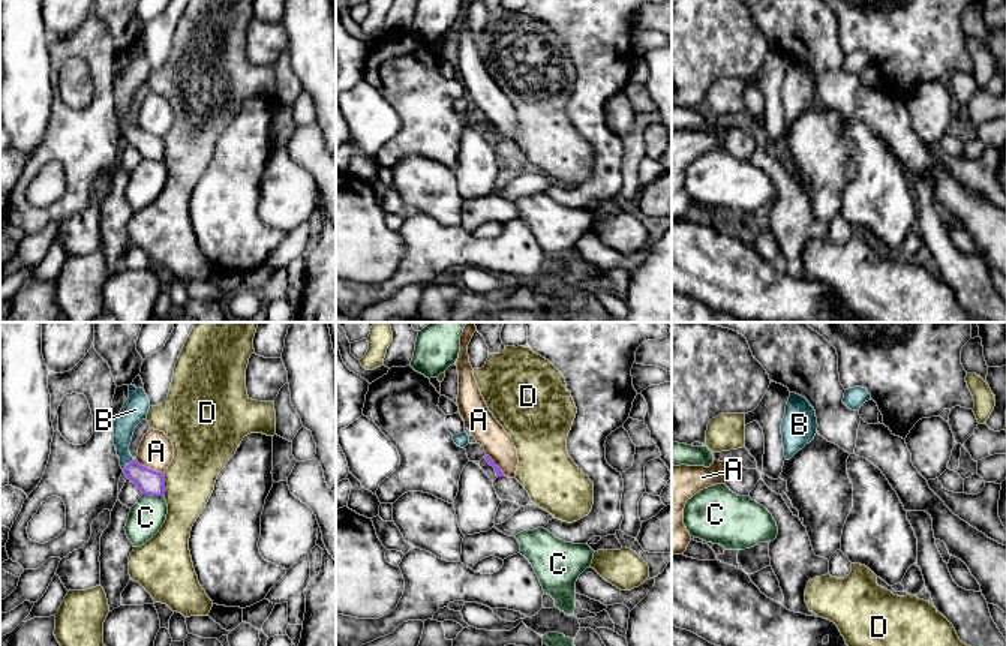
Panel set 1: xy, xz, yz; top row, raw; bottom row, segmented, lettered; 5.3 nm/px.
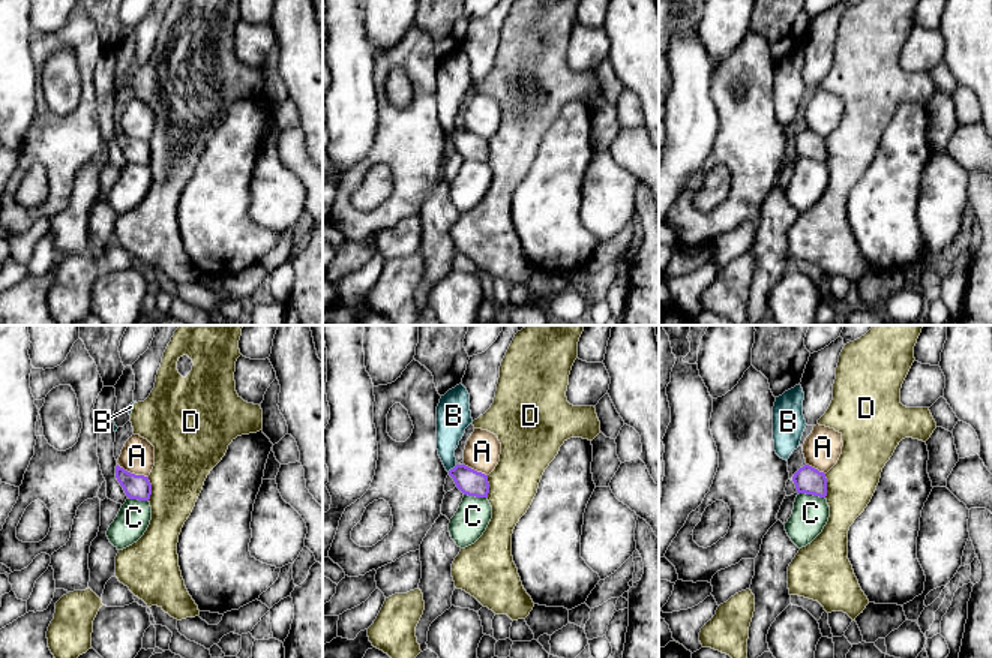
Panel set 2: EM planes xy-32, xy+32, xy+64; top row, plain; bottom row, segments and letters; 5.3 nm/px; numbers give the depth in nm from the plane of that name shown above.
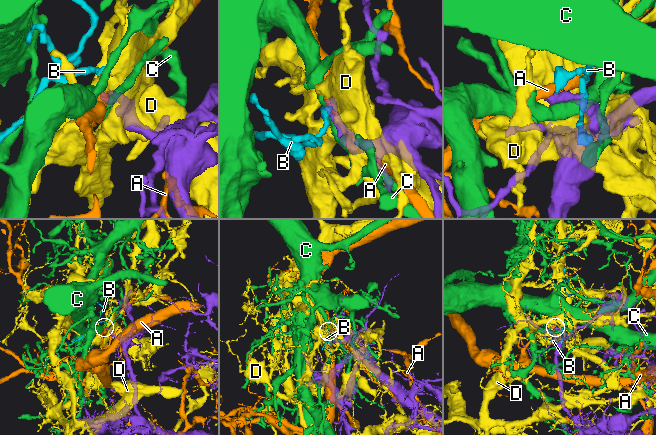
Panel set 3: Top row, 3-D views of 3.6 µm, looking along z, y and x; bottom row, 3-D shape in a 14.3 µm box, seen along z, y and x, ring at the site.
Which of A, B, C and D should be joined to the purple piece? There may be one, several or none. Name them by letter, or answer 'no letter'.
B

